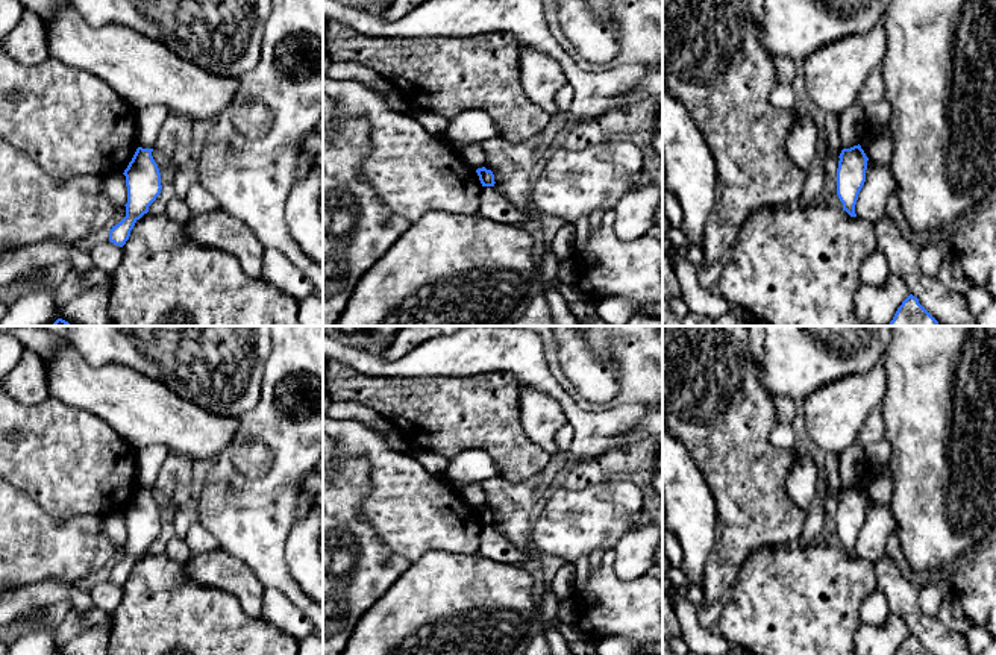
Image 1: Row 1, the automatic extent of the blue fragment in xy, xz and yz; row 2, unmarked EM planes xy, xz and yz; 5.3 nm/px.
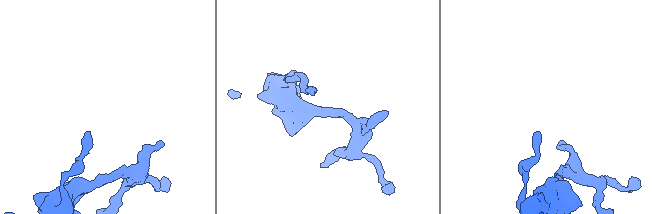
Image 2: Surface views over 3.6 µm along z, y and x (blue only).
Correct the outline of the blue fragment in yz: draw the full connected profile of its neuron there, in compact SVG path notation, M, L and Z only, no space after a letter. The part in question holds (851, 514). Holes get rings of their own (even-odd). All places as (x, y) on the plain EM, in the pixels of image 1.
M860 484L850 488L843 488L838 497L837 535L843 543L843 550L850 556L857 556L855 544L866 522L869 497Z

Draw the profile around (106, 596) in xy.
M109 579L99 582L89 590L96 608L105 611L108 616L117 610L123 600L123 587L115 585Z

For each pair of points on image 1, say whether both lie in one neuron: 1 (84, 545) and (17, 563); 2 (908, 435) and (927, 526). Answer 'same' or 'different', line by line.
1: same
2: same

